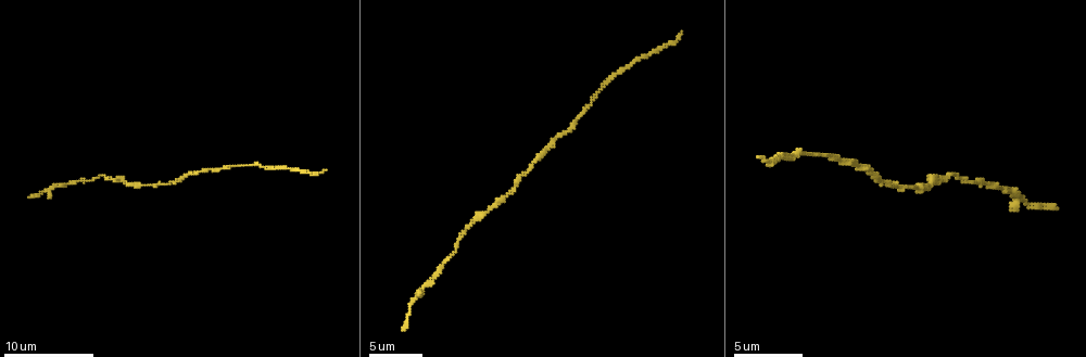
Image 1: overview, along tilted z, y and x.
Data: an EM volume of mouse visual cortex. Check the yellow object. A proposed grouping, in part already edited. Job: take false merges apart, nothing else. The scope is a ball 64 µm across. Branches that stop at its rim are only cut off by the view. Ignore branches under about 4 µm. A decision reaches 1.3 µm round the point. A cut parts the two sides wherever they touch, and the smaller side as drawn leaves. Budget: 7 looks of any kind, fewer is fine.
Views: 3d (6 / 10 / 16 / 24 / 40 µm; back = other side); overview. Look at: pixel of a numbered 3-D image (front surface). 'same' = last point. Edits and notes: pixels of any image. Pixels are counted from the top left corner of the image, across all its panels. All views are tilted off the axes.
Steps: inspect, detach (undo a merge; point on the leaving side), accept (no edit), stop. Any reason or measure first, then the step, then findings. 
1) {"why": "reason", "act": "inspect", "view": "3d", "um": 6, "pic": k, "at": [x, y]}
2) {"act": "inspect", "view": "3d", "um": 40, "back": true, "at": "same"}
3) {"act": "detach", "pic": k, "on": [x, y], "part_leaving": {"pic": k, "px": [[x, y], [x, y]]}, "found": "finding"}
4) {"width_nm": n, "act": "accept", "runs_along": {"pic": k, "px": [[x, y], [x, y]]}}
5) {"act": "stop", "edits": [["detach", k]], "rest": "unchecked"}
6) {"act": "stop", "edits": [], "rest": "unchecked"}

{"act": "inspect", "view": "3d", "um": 6, "pic": 1, "at": [48, 192]}

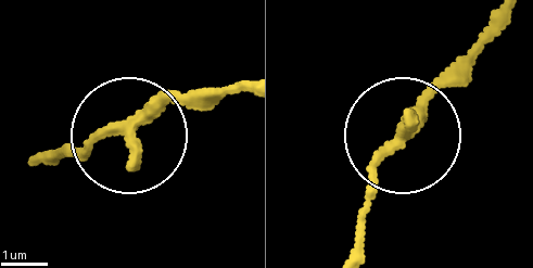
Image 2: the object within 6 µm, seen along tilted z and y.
{"arms": 3, "act": "accept", "runs_along": {"pic": 2, "px": [[241, 84], [170, 98], [132, 127], [50, 156]]}, "found": "continuous, no second cell"}

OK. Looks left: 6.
{"why": "calibre changes", "act": "inspect", "view": "3d", "um": 10, "pic": 1, "at": [975, 184]}

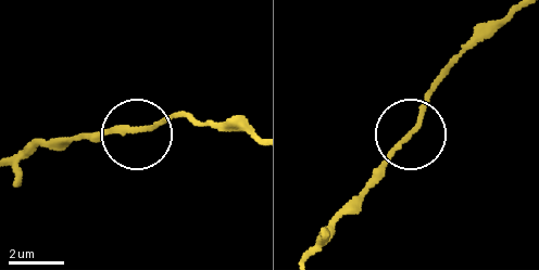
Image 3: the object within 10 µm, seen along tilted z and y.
{"act": "accept", "runs_along": {"pic": 3, "px": [[250, 139], [187, 113], [143, 129], [61, 140]]}, "found": "one cell here"}

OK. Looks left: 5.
{"act": "inspect", "view": "3d", "um": 10, "pic": 1, "at": [165, 186]}

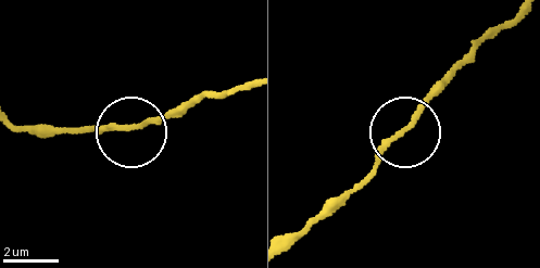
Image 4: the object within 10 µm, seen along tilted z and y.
{"act": "inspect", "view": "3d", "um": 10, "back": true, "pic": 4, "at": [133, 126]}

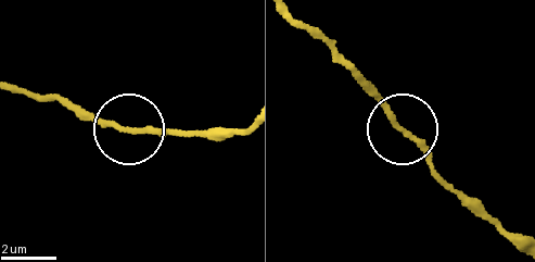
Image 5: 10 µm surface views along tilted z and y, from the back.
{"act": "accept", "runs_along": {"pic": 5, "px": [[398, 126], [465, 198]]}, "found": "all the same cell"}

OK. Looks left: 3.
{"why": "calibre changes", "act": "inspect", "view": "3d", "um": 10, "pic": 1, "at": [839, 161]}

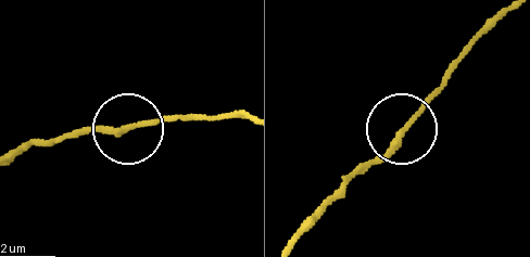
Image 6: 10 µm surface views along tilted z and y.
{"act": "accept", "runs_along": {"pic": 6, "px": [[15, 159], [32, 146], [106, 128], [198, 117]]}, "found": "continuous, no second cell"}

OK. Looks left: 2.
{"act": "stop", "edits": [], "rest": "unchecked"}

